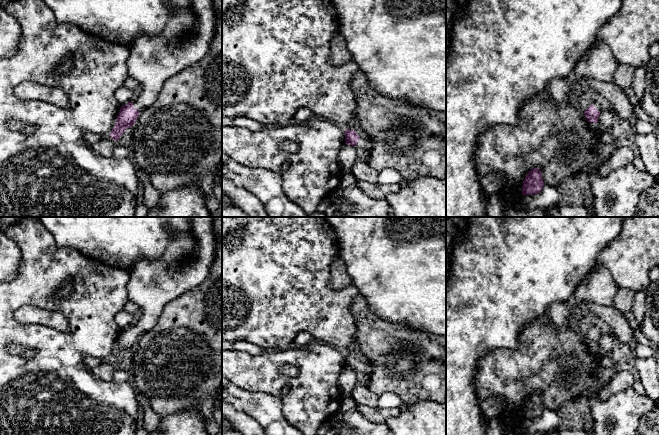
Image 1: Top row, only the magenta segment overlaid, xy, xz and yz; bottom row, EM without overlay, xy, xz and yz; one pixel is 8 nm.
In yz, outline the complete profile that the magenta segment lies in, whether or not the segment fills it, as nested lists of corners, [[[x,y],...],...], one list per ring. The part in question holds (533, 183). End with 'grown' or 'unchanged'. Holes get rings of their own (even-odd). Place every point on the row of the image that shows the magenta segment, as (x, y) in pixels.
[[[533,168],[526,175],[523,186],[522,186],[522,194],[523,195],[534,195],[539,193],[543,187],[544,182],[542,178],[542,172],[538,168]]] | unchanged

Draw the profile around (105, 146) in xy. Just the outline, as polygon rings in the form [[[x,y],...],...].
[[[107,136],[94,143],[91,148],[103,157],[111,158],[113,157],[113,150],[115,146],[115,141],[110,136]]]

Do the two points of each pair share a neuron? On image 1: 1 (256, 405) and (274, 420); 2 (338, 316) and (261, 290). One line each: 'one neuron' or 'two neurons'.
1: one neuron
2: one neuron

